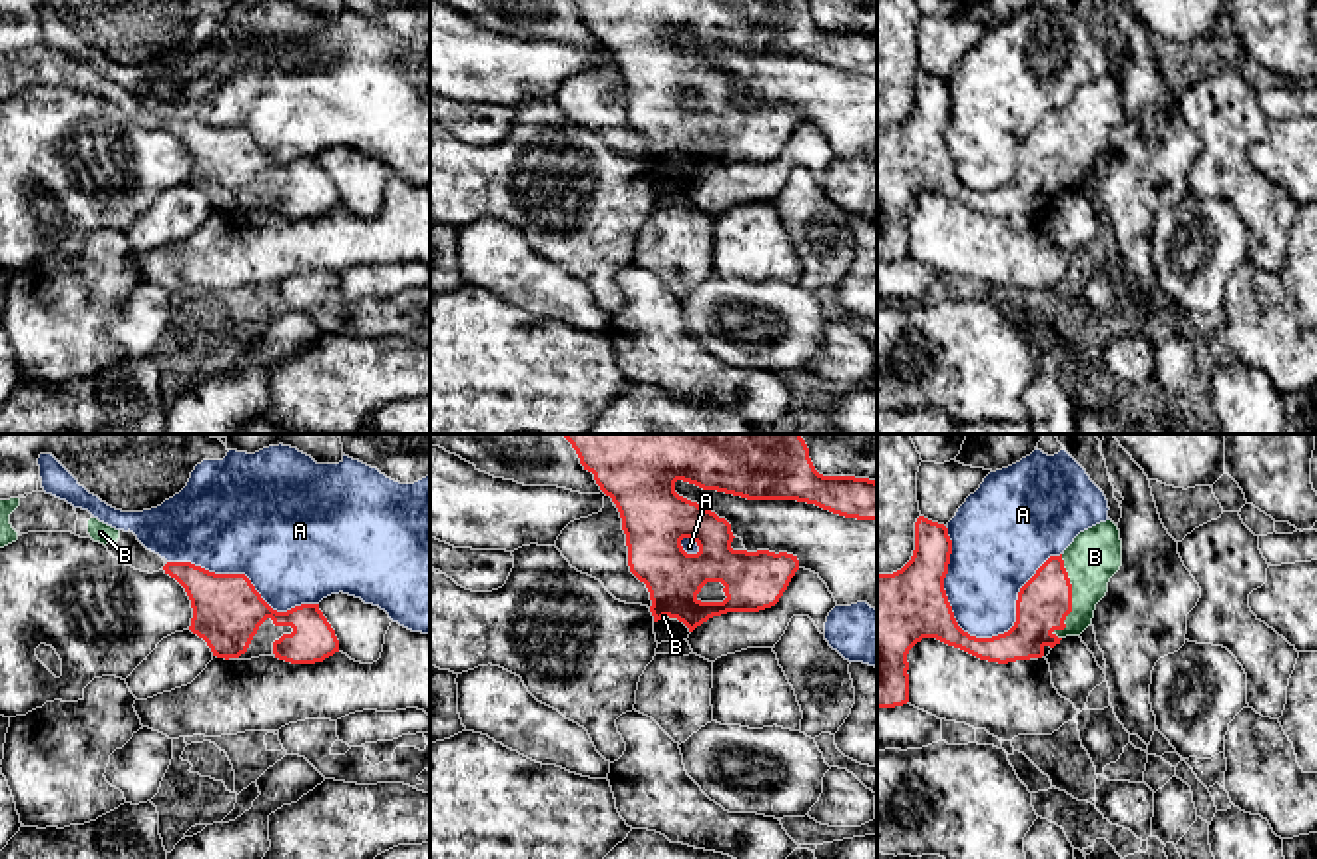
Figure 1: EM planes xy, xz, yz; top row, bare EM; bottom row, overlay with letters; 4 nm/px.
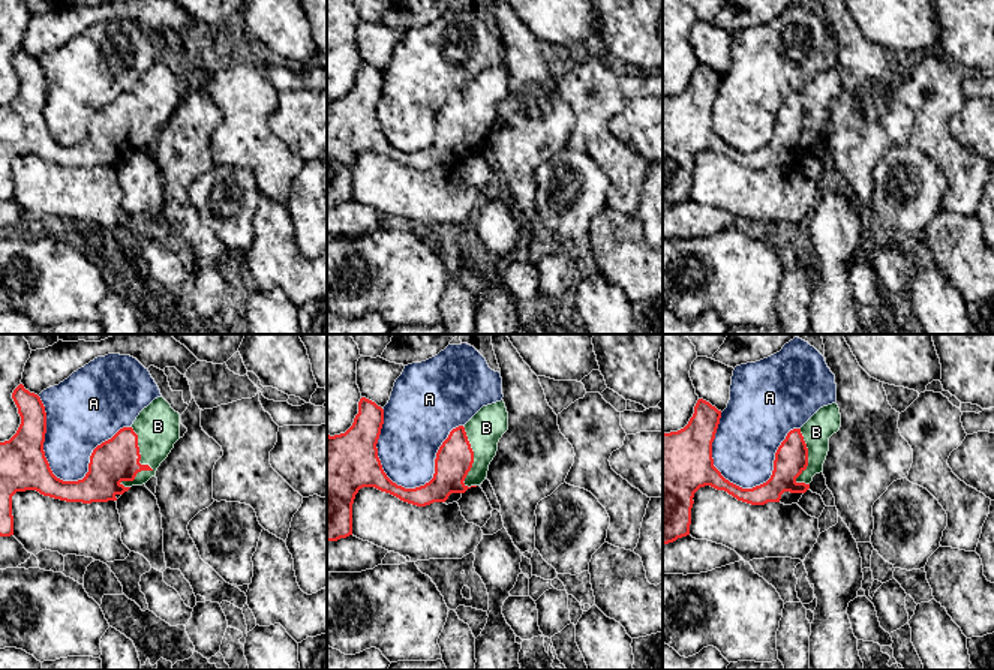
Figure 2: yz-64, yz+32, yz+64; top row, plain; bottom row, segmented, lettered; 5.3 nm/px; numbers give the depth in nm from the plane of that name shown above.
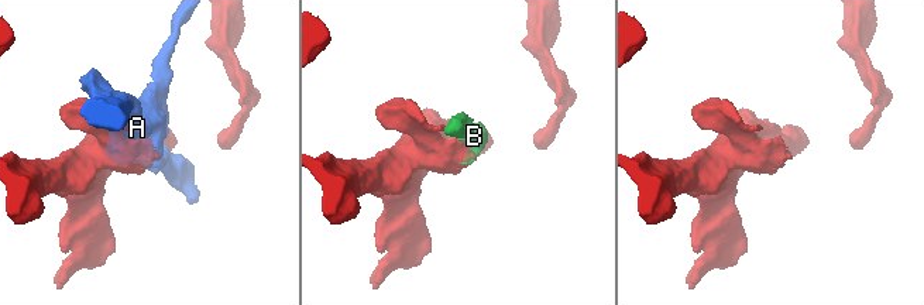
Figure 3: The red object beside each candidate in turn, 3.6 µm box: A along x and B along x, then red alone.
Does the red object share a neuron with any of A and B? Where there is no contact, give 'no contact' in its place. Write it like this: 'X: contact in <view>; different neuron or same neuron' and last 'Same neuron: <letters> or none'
A: contact in yz; different neuron
B: contact in yz; same neuron
Same neuron: B

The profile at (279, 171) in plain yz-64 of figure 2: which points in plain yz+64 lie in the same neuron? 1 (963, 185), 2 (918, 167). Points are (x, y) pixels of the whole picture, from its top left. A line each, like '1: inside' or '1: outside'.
1: inside
2: outside

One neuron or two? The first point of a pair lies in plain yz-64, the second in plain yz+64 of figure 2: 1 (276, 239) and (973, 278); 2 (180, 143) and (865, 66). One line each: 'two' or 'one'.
1: one
2: one

